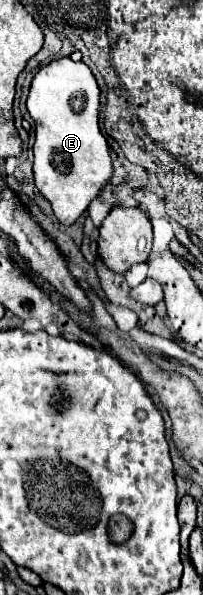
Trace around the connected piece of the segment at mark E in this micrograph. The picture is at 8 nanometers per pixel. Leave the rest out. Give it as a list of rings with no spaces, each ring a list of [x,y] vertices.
[[[63,57],[41,67],[31,81],[31,91],[27,97],[27,111],[35,123],[35,145],[33,145],[35,185],[39,193],[51,203],[55,217],[63,225],[71,225],[87,211],[91,199],[97,197],[99,189],[109,181],[113,173],[109,145],[99,127],[101,89],[89,65],[85,65],[83,61],[75,63],[71,57]]]

